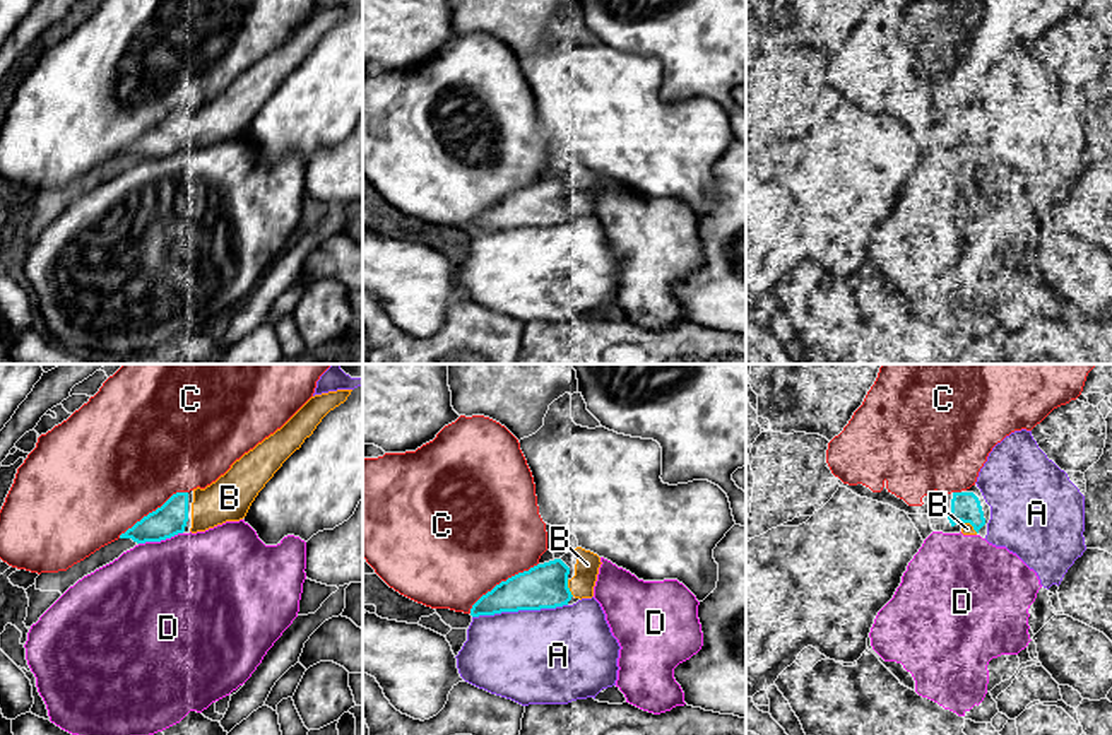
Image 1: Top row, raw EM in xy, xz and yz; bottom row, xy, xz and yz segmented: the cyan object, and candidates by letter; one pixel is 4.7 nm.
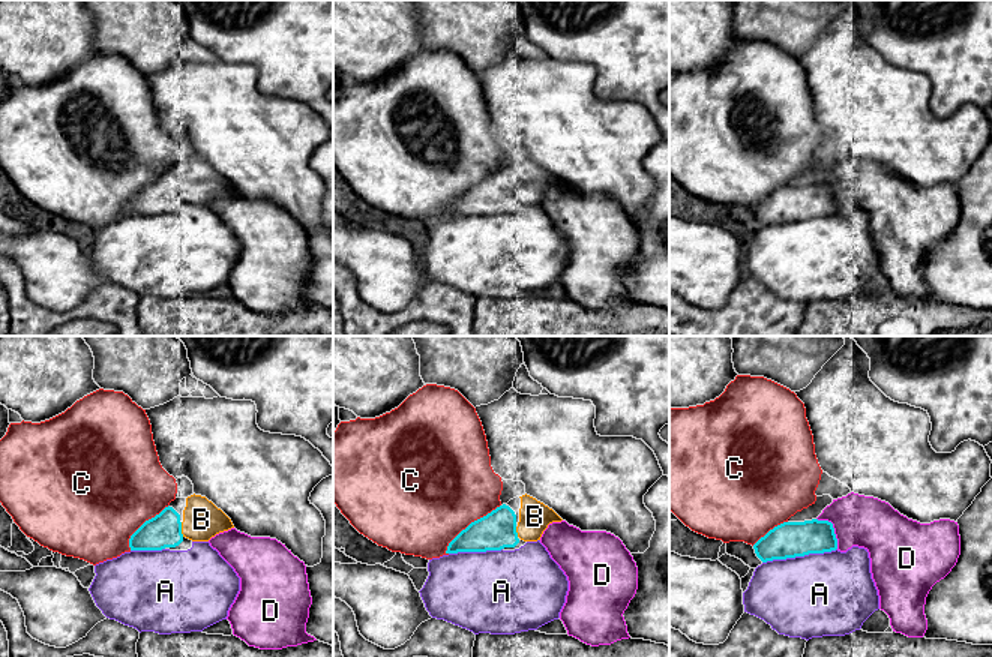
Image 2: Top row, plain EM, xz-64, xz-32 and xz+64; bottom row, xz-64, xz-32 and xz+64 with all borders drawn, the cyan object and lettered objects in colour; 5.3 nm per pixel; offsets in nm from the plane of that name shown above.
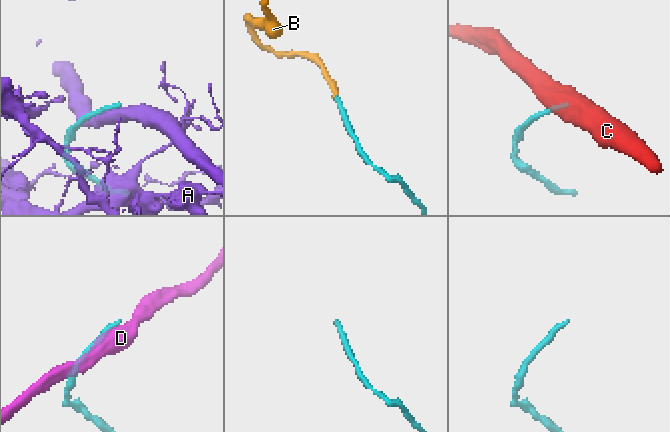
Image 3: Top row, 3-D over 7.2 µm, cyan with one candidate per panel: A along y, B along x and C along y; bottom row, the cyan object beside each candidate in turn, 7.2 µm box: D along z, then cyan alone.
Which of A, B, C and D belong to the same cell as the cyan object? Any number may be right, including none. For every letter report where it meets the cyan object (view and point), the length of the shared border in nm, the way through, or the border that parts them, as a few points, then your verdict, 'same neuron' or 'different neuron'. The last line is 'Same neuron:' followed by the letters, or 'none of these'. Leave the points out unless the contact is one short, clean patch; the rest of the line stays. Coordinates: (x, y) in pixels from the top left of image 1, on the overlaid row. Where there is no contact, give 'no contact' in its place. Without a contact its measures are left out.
A: xz (519, 609) | 460 nm | different neuron
B: xz (568, 588) | 90 nm | same neuron
C: xz (502, 582) | 400 nm | different neuron
D: xy (159, 540) | 220 nm | different neuron
Same neuron: B

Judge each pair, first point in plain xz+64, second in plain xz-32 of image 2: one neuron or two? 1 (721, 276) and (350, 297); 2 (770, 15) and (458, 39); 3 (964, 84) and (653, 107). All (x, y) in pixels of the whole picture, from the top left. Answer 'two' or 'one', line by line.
1: two
2: one
3: one

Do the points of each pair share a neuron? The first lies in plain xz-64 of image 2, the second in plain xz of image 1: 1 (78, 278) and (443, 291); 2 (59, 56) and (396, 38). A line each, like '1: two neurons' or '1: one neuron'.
1: one neuron
2: one neuron

